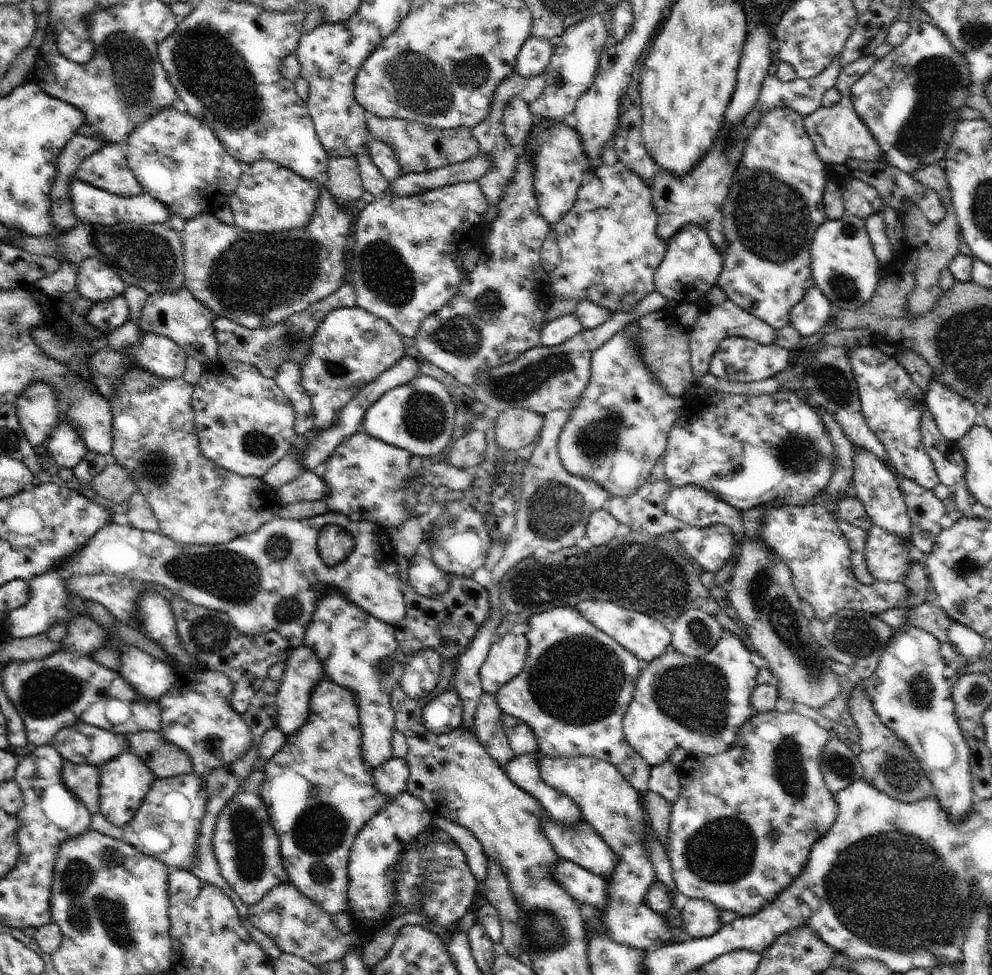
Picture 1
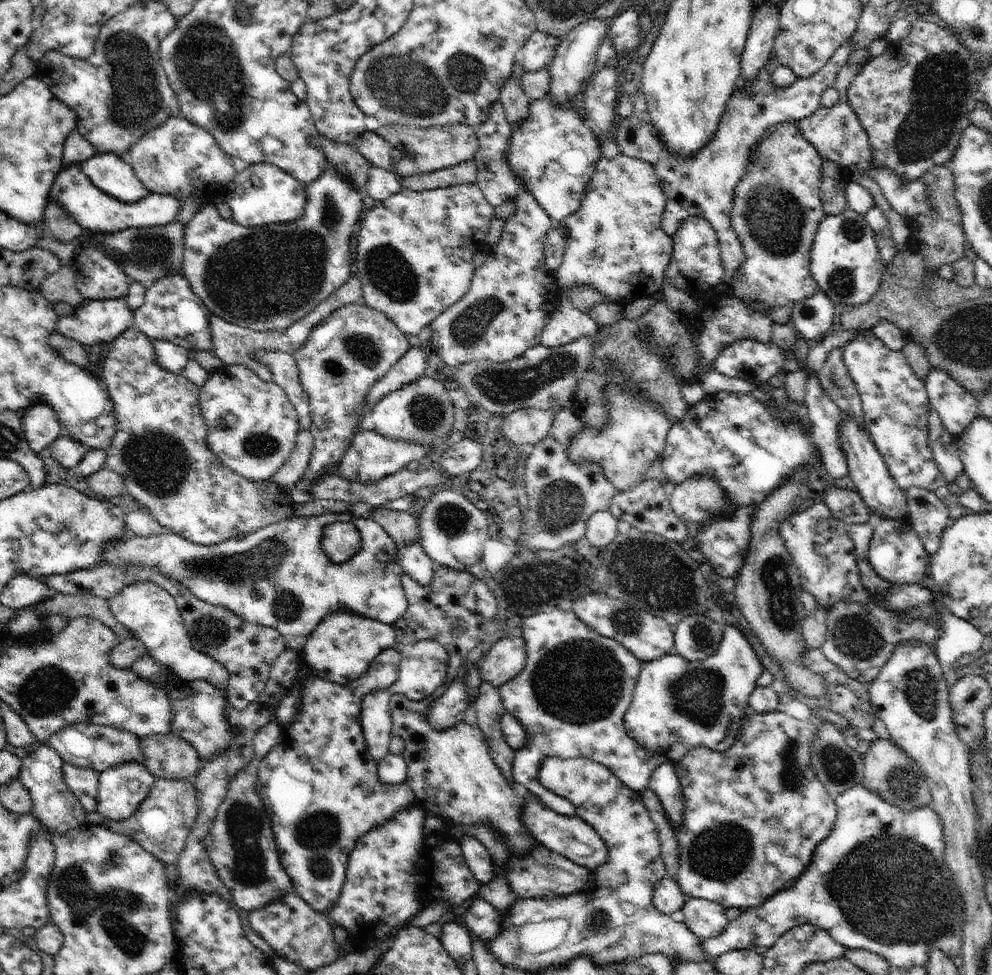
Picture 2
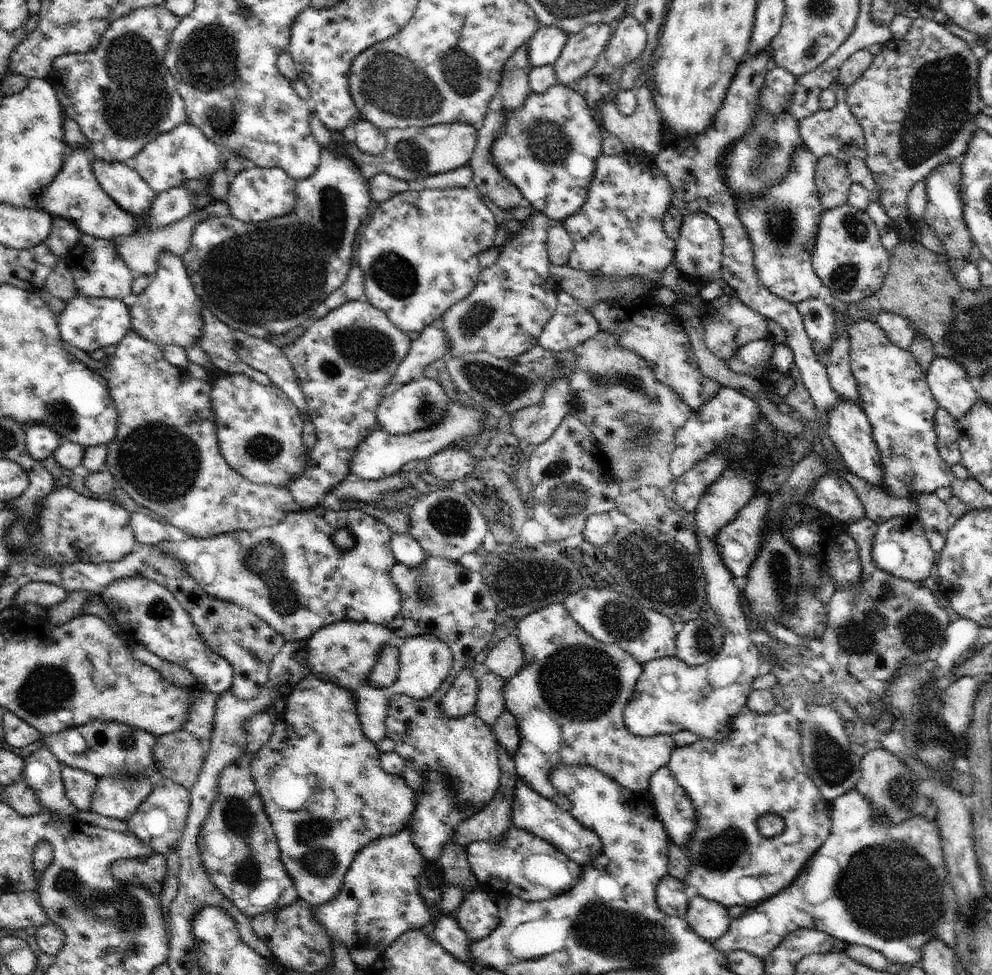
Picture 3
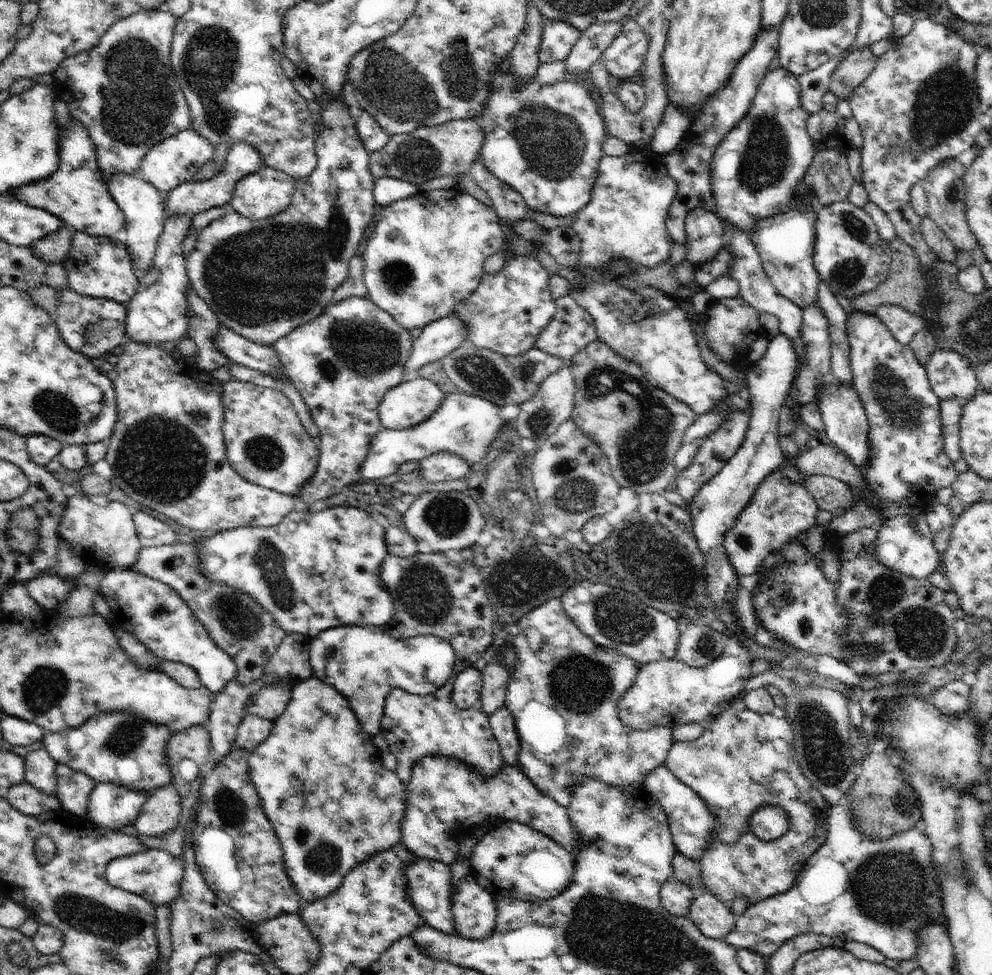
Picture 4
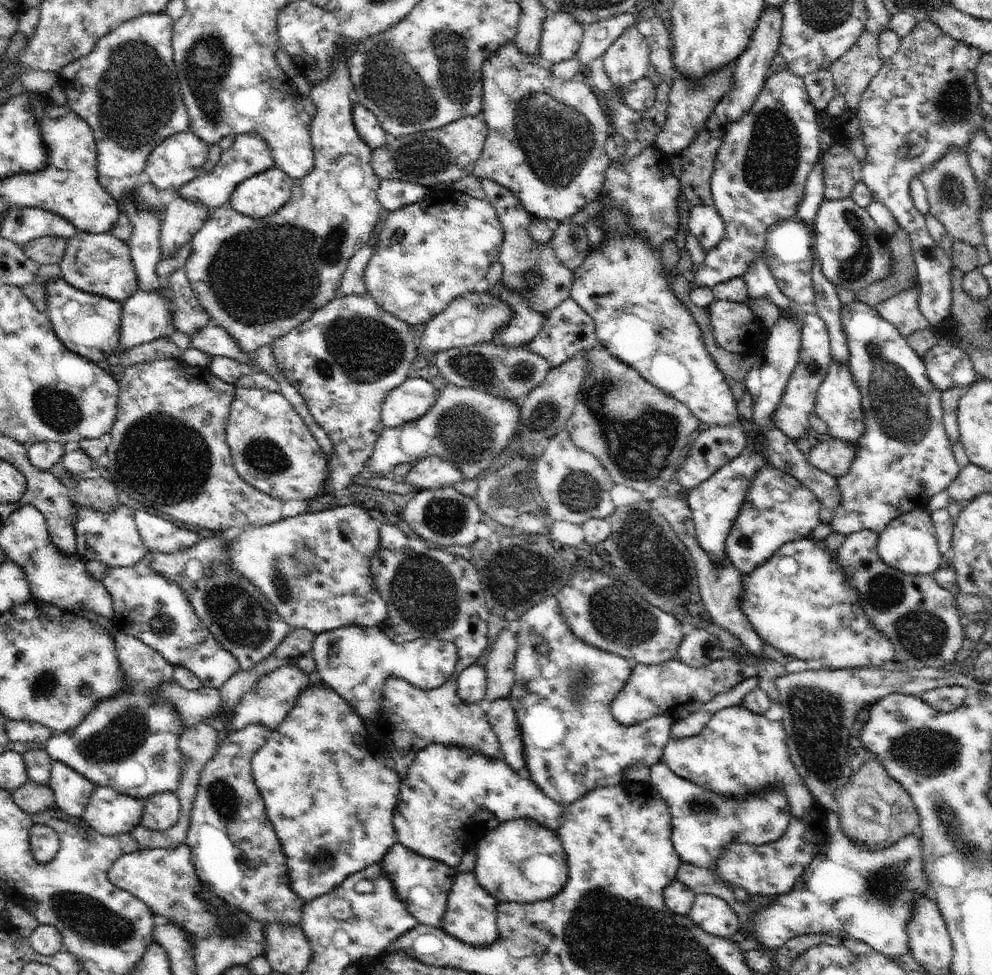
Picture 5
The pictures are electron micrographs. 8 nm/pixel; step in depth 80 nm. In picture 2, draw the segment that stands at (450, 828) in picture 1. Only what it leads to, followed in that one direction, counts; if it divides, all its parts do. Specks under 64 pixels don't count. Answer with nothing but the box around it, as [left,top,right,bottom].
[460,837,496,884]

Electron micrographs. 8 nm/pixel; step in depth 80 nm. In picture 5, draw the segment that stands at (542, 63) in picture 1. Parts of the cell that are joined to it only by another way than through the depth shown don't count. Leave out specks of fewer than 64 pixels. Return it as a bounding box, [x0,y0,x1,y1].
[539,11,586,65]

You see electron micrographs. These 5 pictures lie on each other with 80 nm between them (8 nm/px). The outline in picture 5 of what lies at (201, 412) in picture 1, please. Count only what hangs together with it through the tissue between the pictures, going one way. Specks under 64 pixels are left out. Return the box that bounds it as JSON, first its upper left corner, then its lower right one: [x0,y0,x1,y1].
[226,386,331,503]

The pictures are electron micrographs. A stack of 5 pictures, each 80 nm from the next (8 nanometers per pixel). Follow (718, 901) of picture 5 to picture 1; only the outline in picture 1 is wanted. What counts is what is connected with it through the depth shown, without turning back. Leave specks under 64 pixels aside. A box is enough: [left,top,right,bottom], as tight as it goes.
[678,899,724,939]

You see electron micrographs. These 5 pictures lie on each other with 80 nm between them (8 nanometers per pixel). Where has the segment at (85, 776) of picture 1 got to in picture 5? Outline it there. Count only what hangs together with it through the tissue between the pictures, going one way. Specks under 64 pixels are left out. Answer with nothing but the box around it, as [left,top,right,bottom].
[47,761,96,818]

